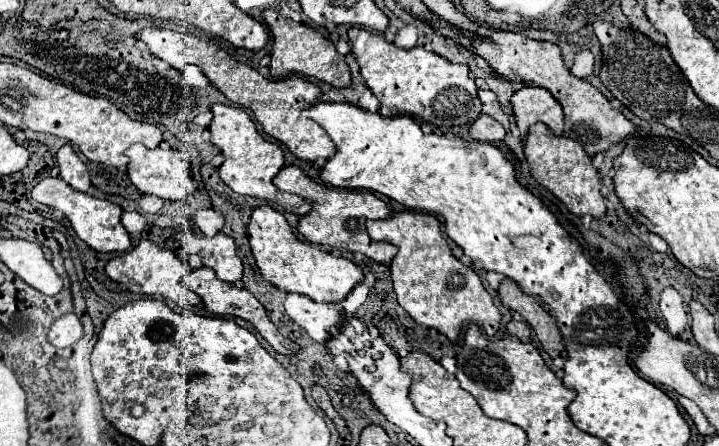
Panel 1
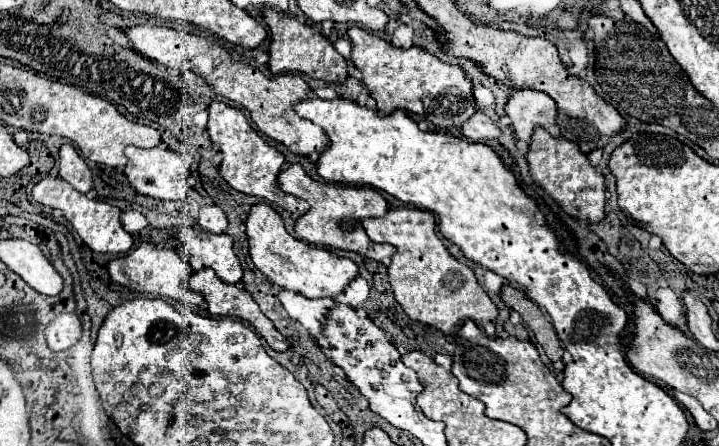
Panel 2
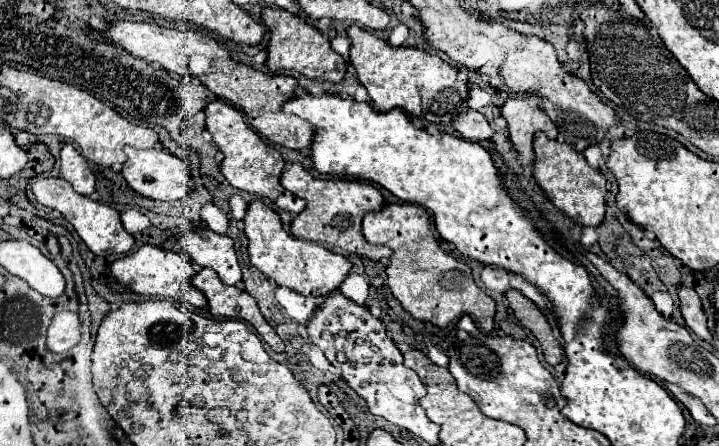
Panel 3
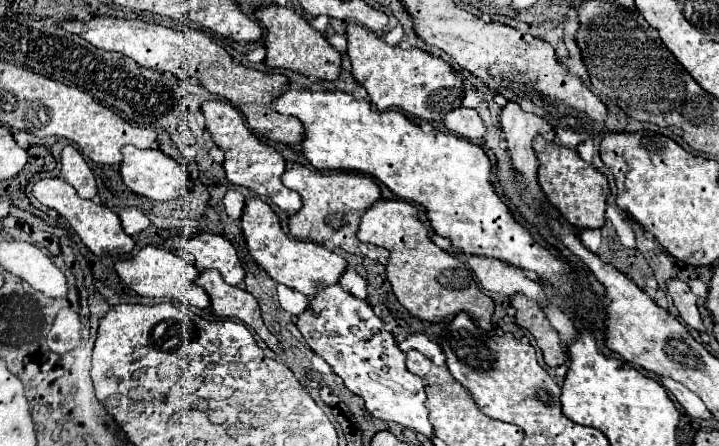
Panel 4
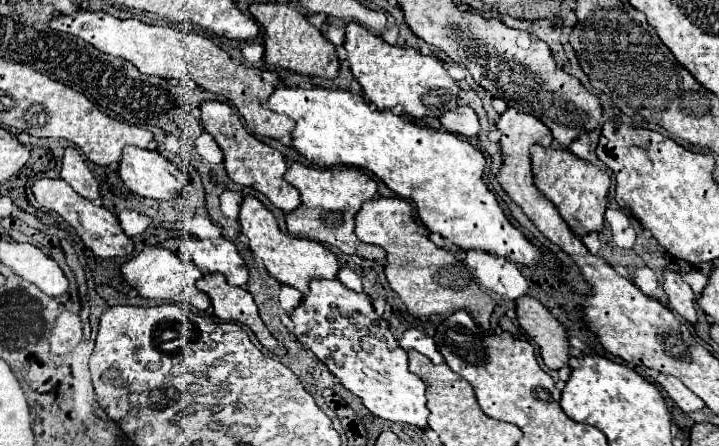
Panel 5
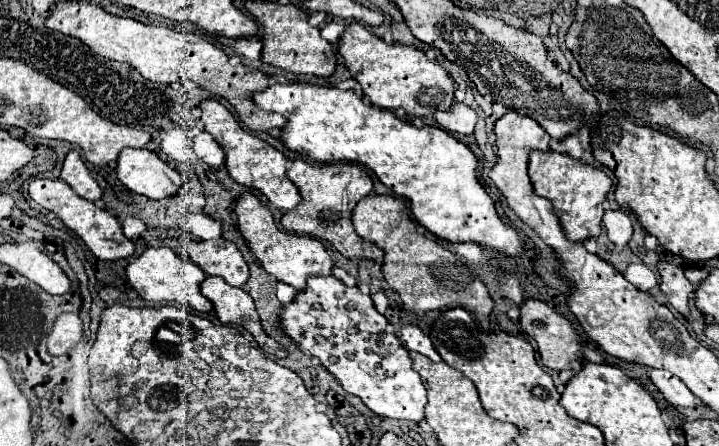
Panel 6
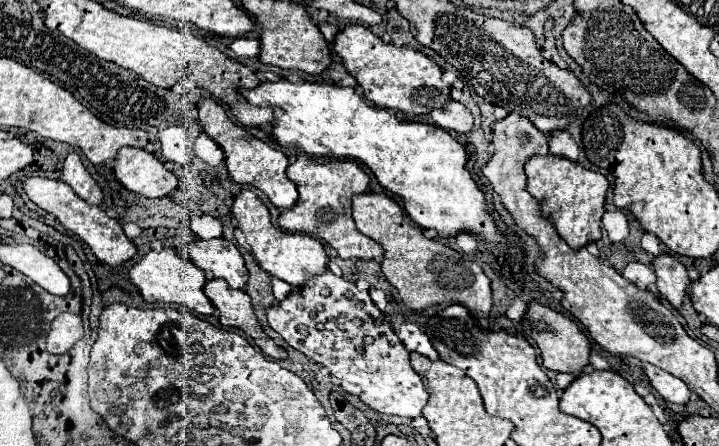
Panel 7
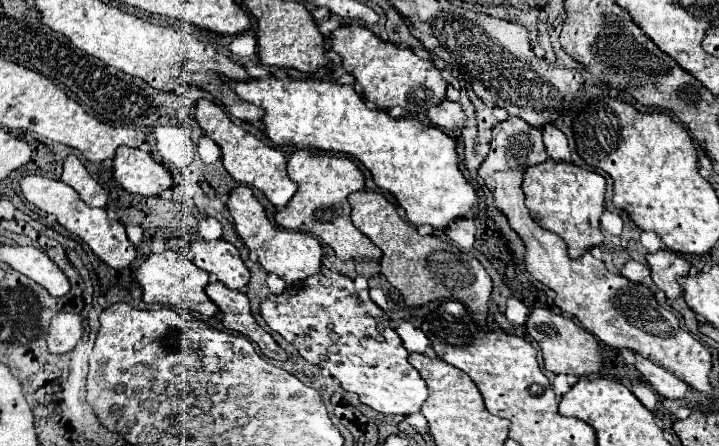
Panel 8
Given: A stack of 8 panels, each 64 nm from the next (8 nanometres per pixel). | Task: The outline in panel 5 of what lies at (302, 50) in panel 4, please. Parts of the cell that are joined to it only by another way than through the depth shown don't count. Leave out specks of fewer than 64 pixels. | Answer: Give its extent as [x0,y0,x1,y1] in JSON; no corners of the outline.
[252,2,340,80]

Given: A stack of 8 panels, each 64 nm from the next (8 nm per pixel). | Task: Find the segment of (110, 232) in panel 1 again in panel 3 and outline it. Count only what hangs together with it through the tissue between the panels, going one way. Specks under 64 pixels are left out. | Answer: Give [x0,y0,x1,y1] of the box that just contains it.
[32,178,134,256]

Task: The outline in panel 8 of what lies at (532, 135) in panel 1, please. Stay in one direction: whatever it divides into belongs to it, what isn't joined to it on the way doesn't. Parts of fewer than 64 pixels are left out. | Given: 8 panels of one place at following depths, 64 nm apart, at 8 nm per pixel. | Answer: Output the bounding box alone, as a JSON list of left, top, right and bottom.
[524,158,606,258]

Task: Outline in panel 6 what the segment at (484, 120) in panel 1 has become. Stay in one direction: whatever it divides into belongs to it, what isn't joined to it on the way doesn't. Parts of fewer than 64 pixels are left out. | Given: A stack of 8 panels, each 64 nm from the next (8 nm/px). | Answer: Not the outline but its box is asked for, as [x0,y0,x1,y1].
[434,102,478,136]

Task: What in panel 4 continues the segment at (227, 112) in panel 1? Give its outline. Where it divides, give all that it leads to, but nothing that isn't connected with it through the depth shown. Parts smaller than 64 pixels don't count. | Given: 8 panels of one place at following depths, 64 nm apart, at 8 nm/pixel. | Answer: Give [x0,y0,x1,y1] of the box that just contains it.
[202,100,302,212]

